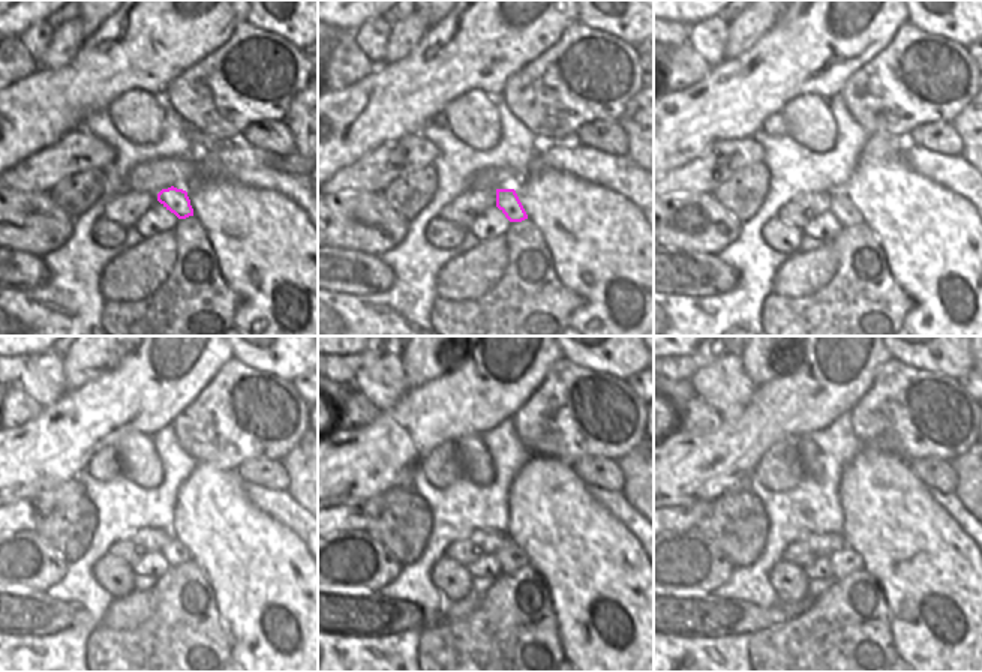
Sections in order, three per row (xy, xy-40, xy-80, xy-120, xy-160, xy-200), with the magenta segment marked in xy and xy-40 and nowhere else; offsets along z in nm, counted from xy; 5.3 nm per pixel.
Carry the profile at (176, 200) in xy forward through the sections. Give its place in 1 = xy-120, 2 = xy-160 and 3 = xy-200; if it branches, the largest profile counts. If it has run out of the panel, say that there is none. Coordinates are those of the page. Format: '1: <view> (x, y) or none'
1: xy-120 (174, 552)
2: xy-160 (511, 558)
3: xy-200 (846, 561)

